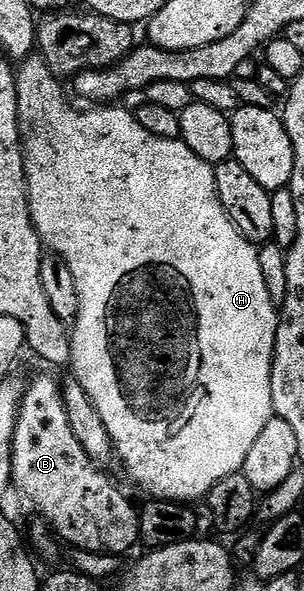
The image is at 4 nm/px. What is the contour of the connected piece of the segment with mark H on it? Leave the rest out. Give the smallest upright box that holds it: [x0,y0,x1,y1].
[16,54,280,501]

